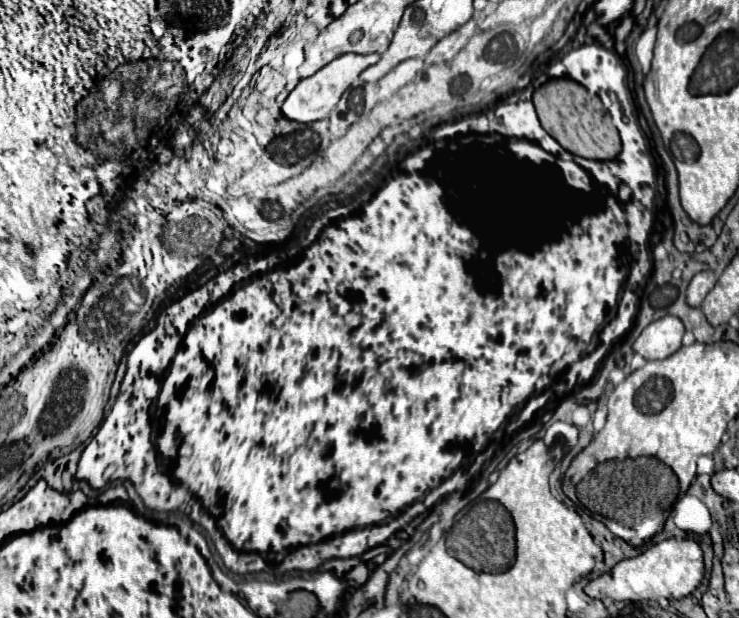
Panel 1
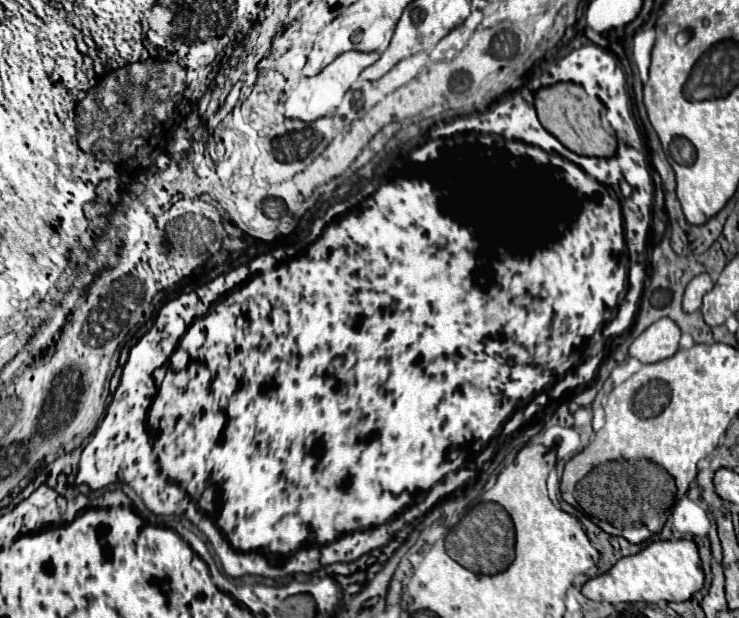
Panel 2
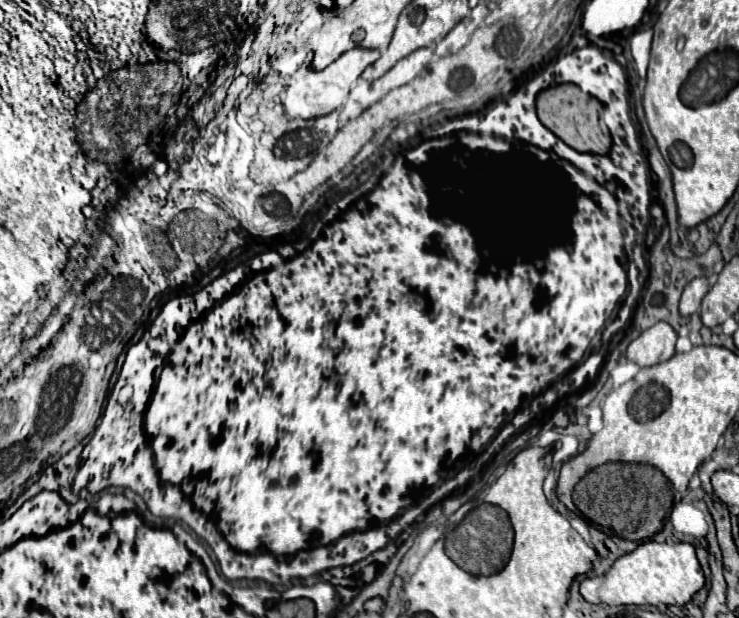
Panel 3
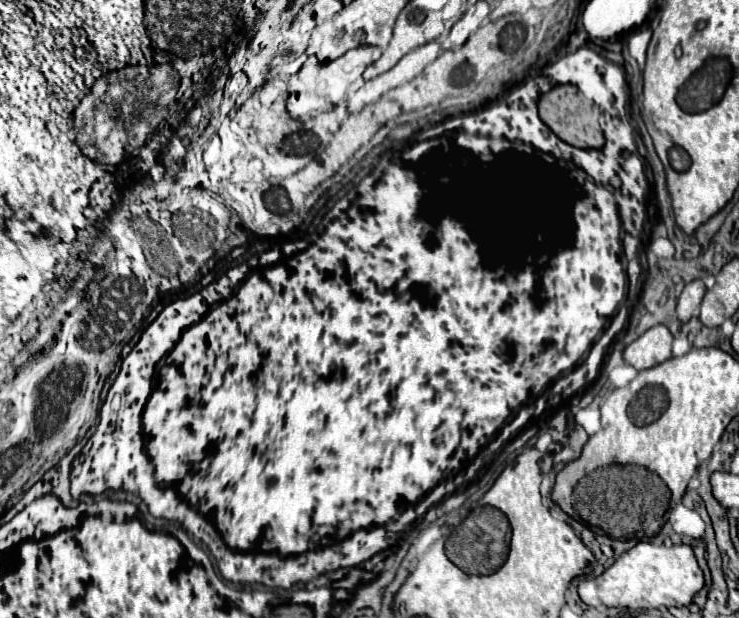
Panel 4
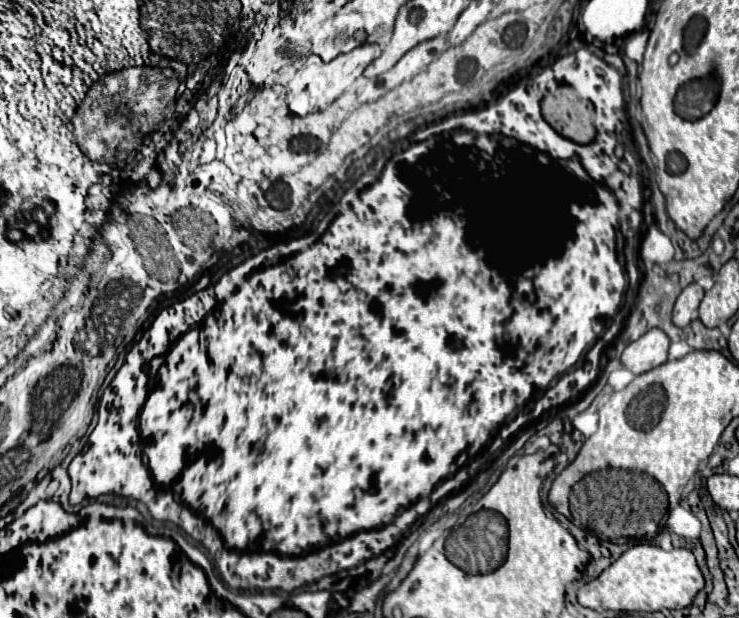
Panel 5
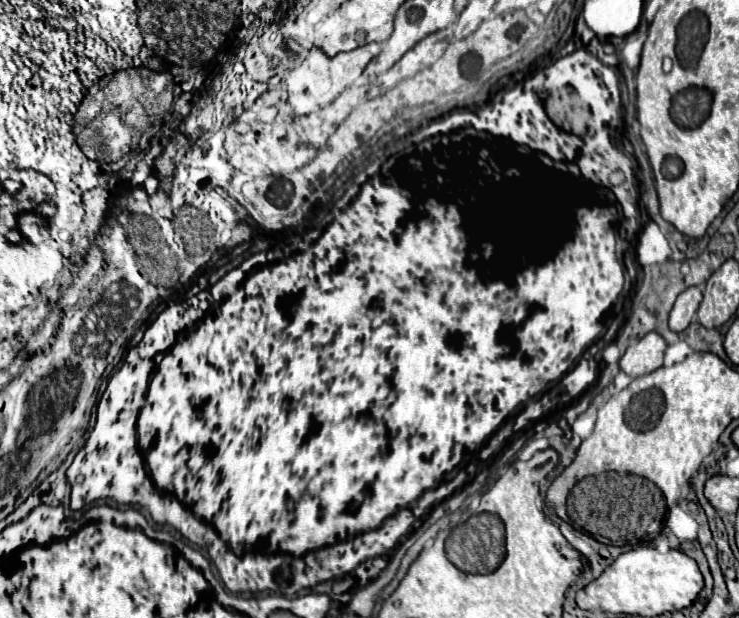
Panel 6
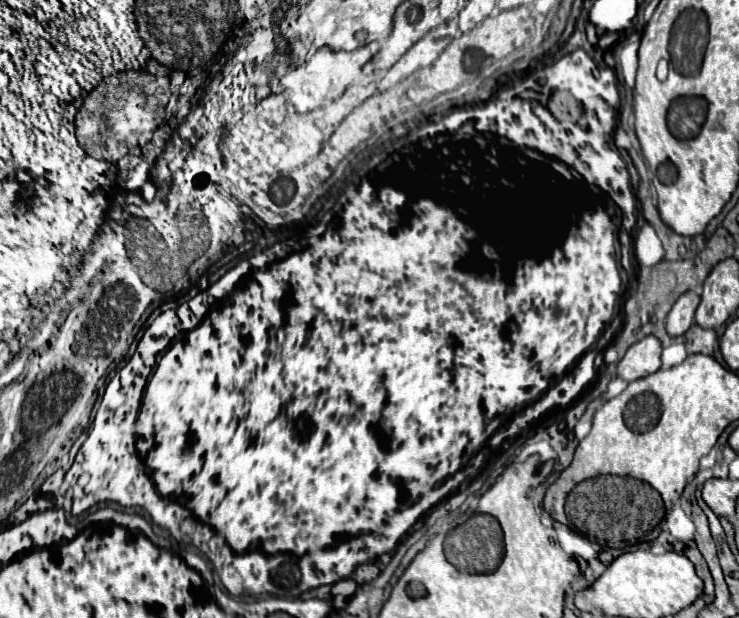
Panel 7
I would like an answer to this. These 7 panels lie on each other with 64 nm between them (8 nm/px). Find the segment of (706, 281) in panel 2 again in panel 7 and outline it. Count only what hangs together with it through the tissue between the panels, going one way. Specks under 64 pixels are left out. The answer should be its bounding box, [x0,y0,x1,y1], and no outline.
[666,292,700,338]

